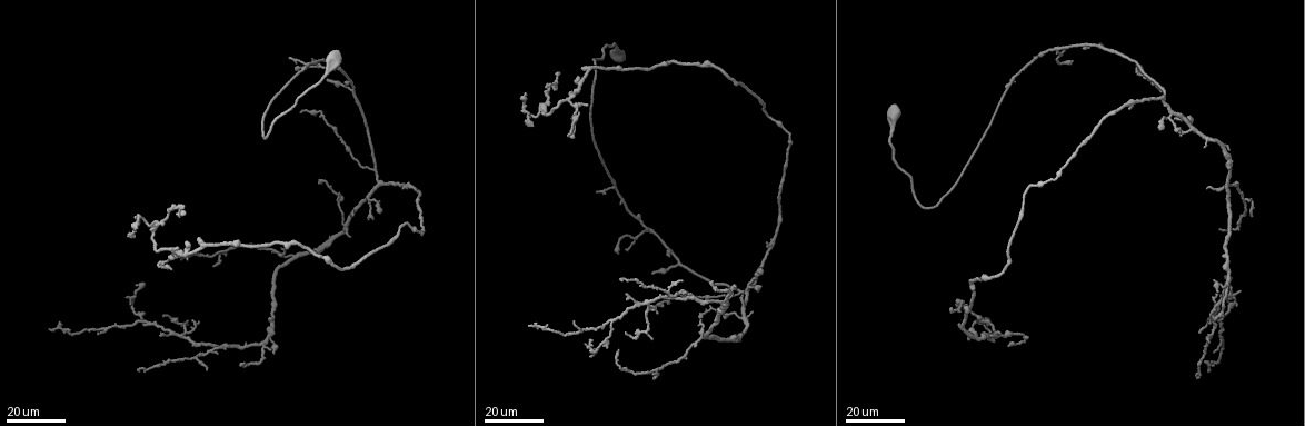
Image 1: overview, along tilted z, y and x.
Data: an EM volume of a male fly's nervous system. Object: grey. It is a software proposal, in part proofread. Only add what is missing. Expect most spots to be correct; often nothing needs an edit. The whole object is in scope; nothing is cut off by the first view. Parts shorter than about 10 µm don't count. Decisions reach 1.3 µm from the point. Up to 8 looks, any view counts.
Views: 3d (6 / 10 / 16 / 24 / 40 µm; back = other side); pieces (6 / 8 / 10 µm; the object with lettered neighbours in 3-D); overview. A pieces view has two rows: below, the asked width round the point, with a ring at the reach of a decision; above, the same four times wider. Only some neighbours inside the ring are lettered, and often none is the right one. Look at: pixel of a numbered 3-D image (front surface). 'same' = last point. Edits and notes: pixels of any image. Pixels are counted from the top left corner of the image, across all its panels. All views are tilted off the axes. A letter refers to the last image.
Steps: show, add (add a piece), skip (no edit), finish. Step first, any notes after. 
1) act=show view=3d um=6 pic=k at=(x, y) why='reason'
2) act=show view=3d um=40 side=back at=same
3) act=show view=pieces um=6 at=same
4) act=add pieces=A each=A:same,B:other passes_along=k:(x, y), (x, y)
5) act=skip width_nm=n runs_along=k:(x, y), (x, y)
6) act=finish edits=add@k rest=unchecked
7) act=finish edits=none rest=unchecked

act=show view=3d um=24 pic=1 at=(1129, 107) why='free end'

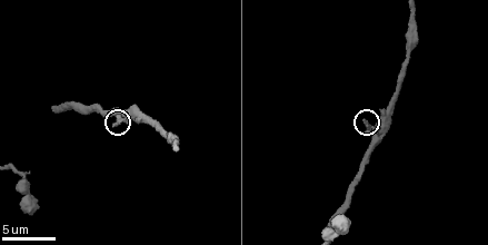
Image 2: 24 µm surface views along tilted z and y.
act=show view=pieces um=6 pic=2 at=(115, 126) why='what lies round it'

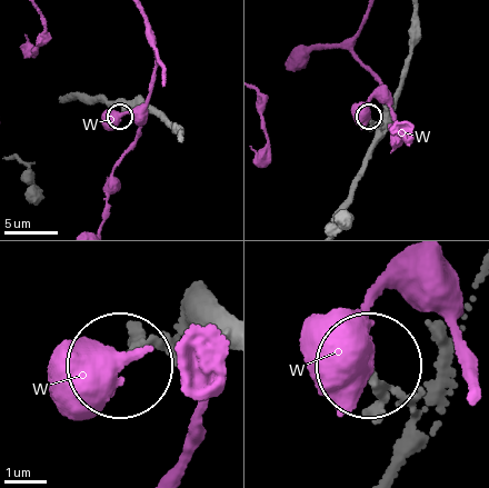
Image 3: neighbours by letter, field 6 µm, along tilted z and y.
act=skip each=W:other found='none of them fits'

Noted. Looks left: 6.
act=show view=3d um=24 pic=1 at=(354, 215) why='an open end'

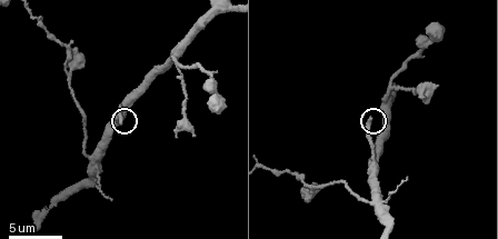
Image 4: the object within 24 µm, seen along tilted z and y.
act=show view=pieces um=6 pic=4 at=(122, 121)

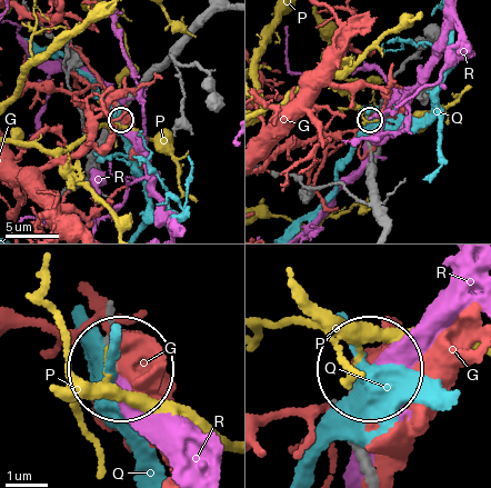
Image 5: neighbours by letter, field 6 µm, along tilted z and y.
act=skip each=G:other,P:other,Q:other,R:other found='no lettered piece goes on from it'

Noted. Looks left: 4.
act=show view=3d um=24 pic=1 at=(215, 266) why='an open end'

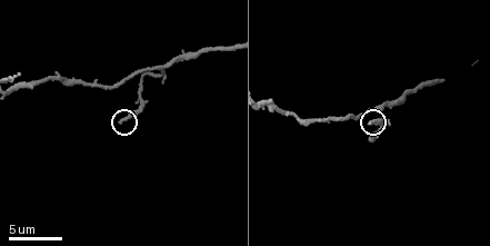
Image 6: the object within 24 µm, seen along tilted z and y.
act=show view=3d um=10 pic=6 at=(121, 121)

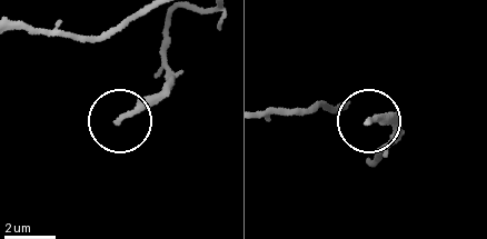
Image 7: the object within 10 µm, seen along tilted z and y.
act=show view=pieces um=10 pic=7 at=(119, 120)

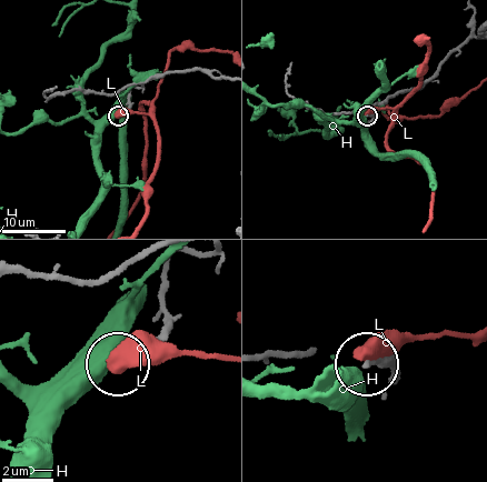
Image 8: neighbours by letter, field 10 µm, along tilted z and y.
act=skip each=H:other,L:other found='no lettered piece goes on from it'

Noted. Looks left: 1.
act=finish edits=none rest=unchecked

